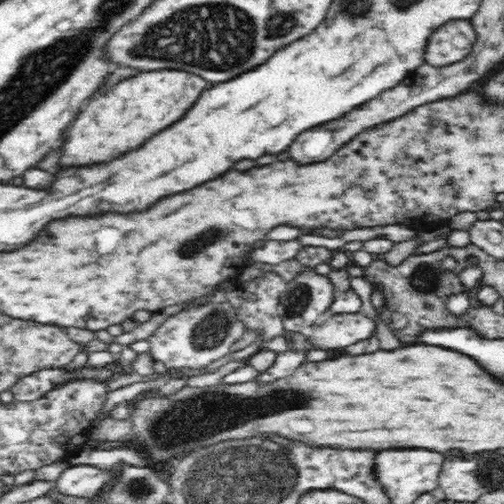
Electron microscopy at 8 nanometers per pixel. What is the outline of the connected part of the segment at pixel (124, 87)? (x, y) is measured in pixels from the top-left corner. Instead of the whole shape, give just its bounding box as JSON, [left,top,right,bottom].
[58,70,212,170]

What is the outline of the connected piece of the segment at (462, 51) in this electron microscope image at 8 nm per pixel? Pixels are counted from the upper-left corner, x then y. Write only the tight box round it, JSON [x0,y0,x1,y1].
[424,20,476,66]

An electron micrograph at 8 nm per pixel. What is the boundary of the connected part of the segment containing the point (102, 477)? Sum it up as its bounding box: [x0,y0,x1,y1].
[54,465,118,499]

